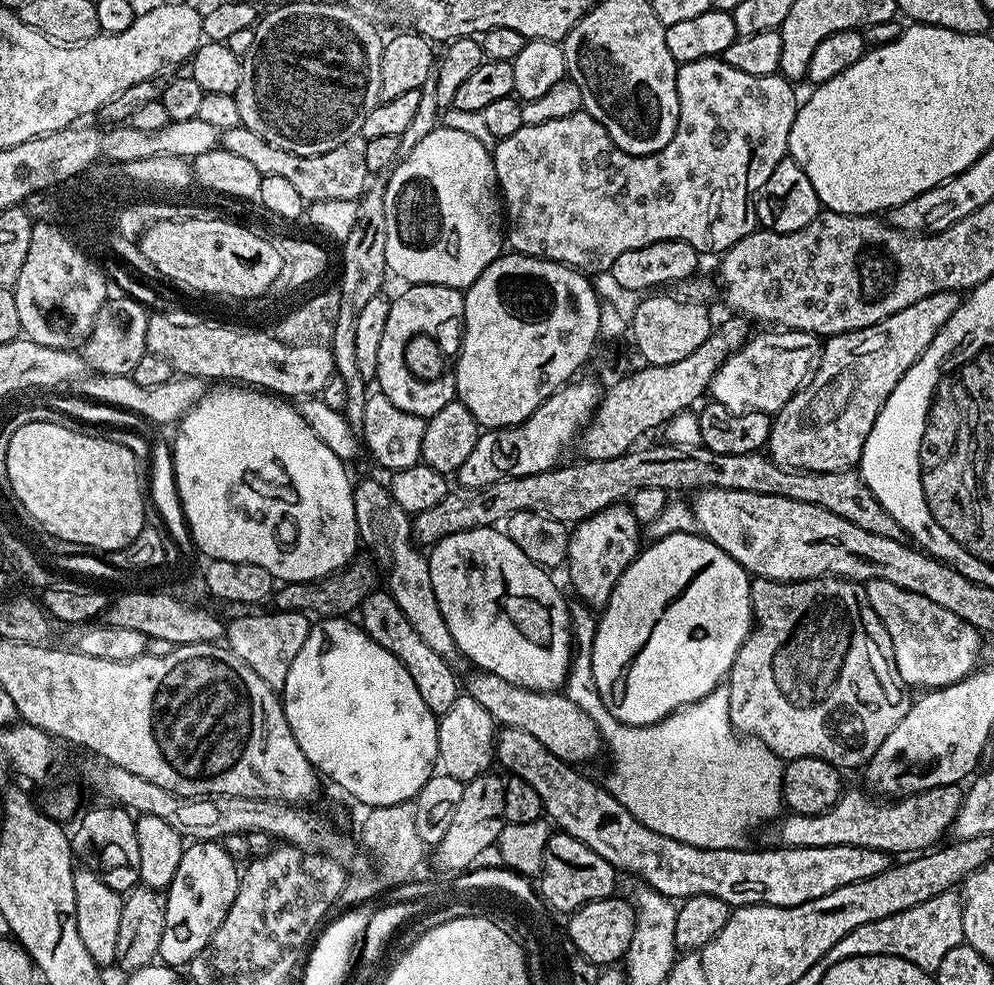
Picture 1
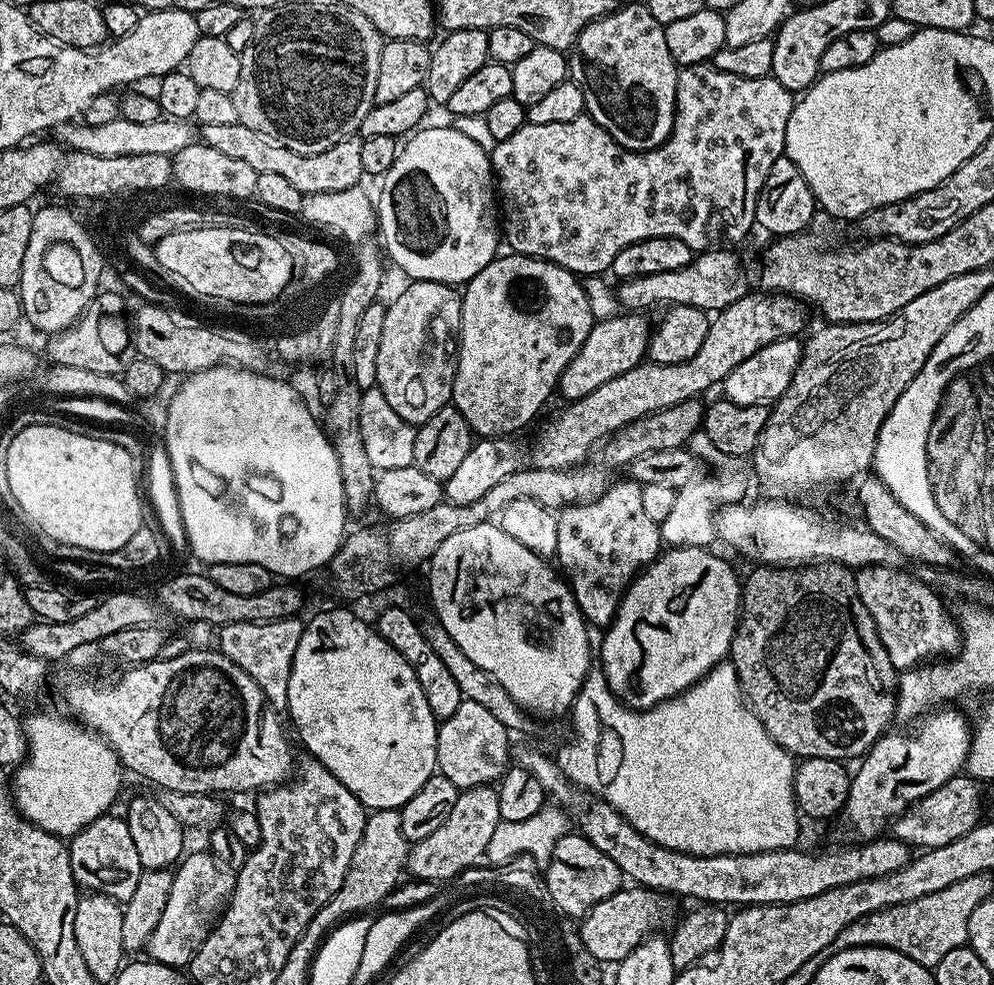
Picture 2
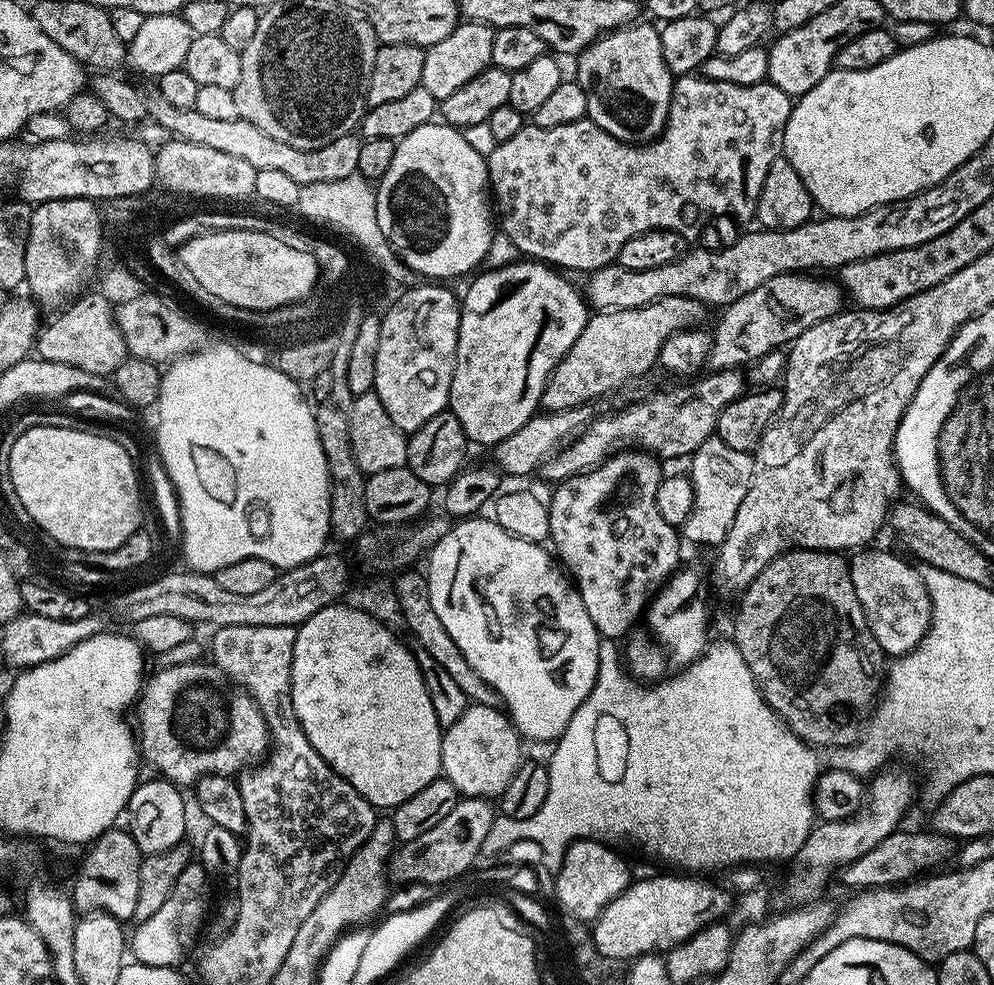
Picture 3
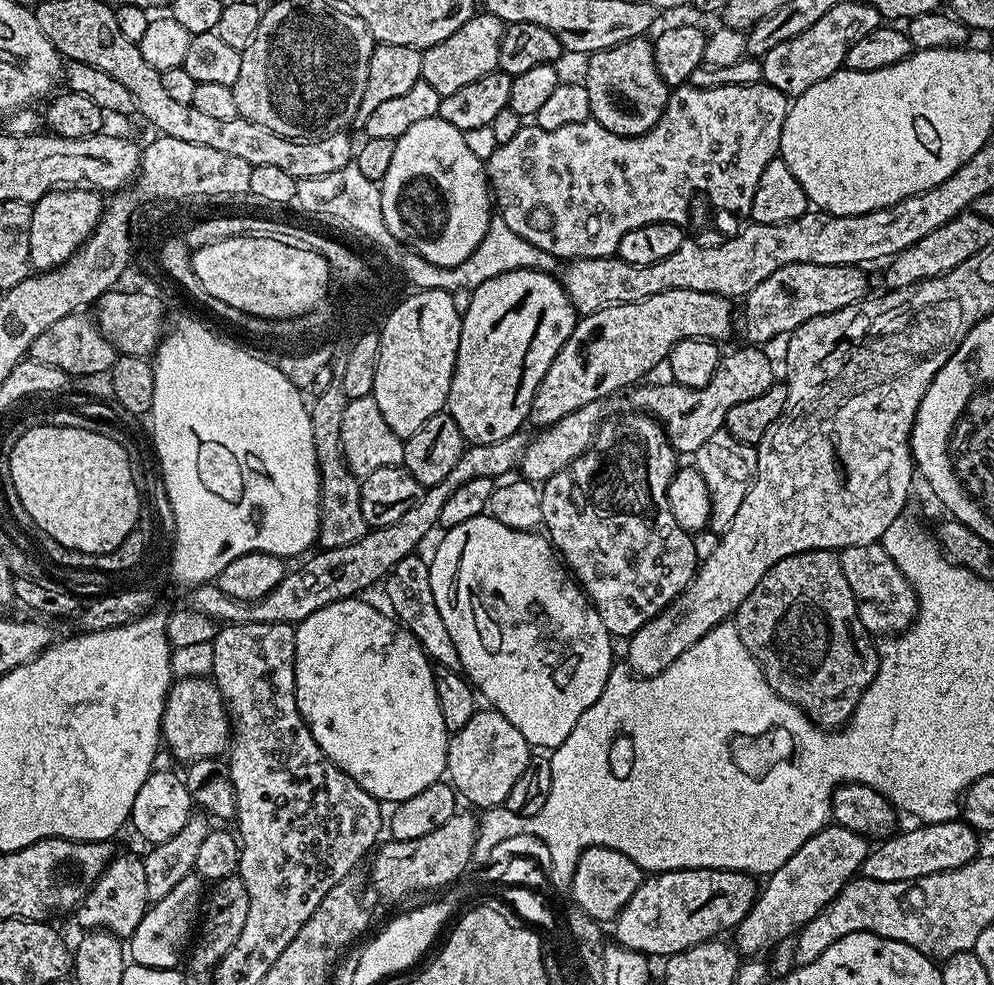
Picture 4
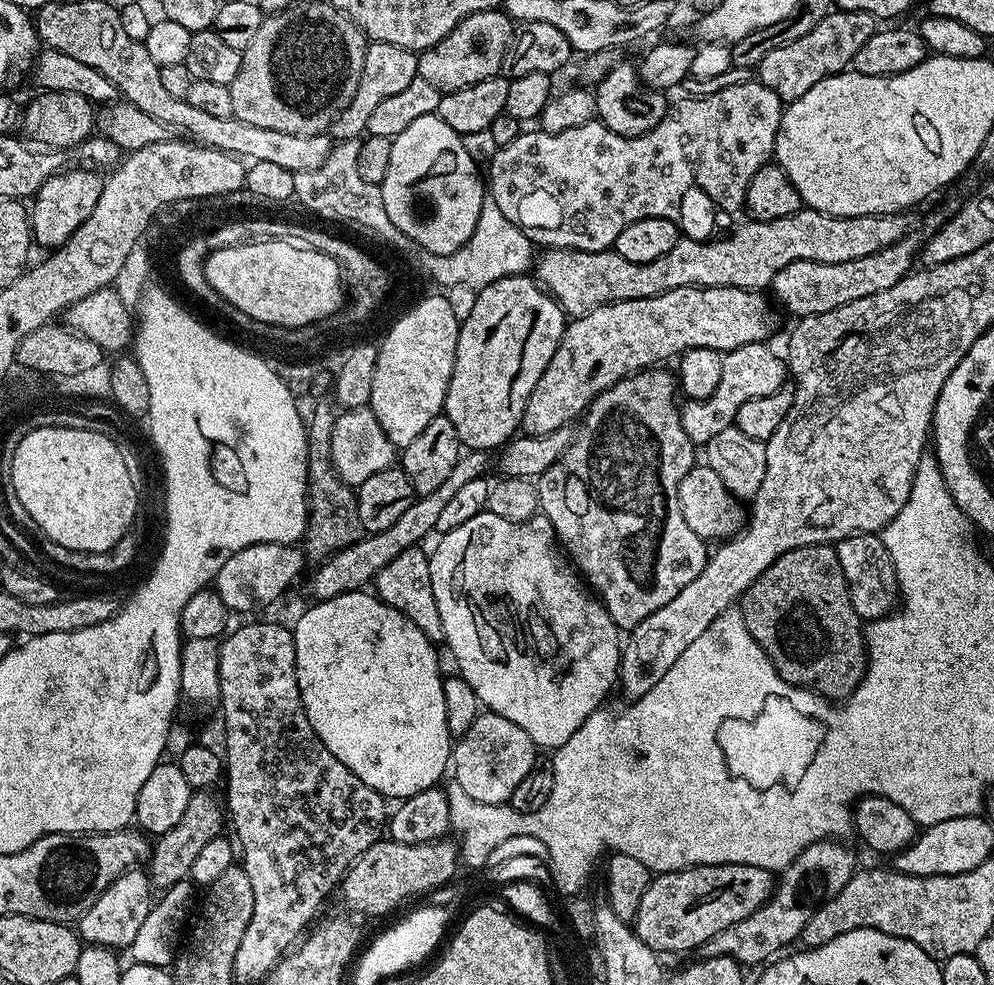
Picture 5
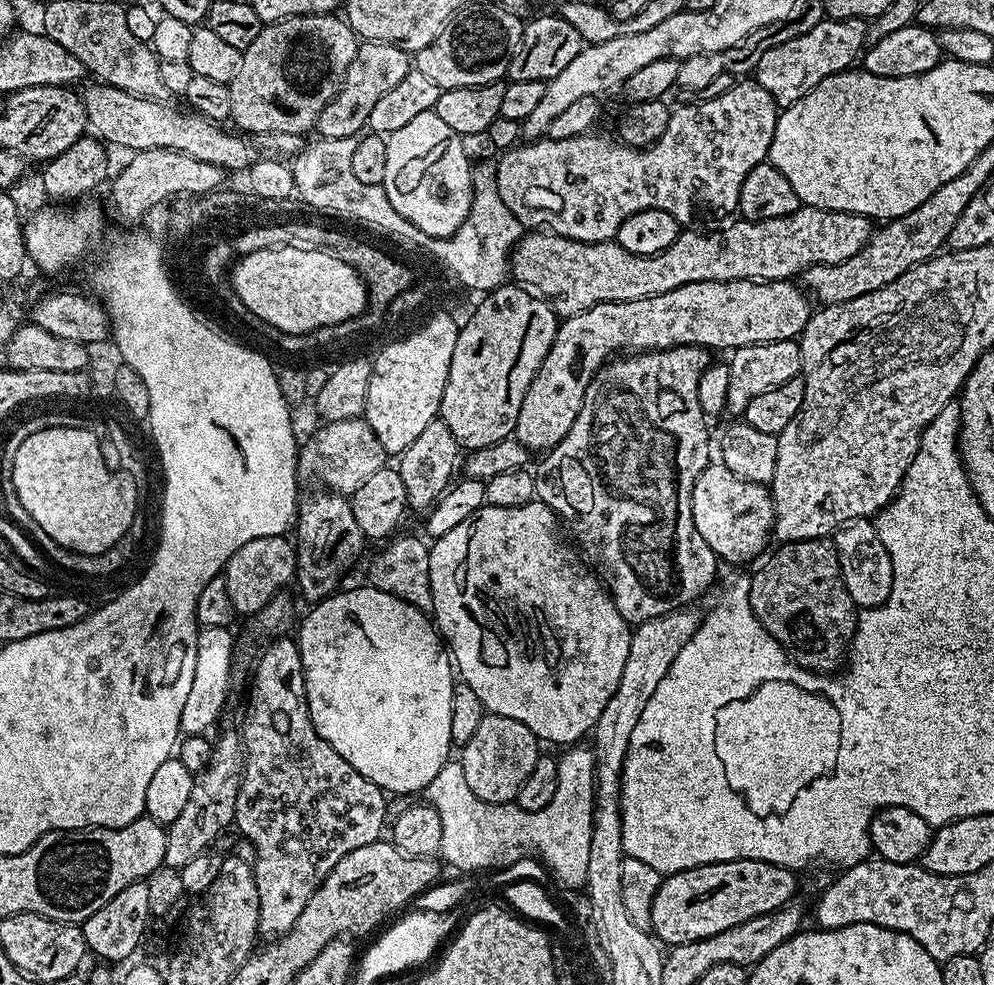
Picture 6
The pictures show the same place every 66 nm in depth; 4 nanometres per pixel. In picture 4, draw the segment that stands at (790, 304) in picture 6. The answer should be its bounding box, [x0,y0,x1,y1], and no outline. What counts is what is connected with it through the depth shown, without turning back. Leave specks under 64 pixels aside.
[527,290,733,430]

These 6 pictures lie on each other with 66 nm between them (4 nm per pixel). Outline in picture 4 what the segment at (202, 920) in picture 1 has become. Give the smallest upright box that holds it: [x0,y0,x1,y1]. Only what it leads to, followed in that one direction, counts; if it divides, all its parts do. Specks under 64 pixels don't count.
[126,874,205,968]

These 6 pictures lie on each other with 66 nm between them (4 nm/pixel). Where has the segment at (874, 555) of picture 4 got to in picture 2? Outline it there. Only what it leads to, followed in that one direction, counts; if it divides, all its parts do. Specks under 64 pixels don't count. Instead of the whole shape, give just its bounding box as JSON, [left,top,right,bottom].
[856,564,960,670]

